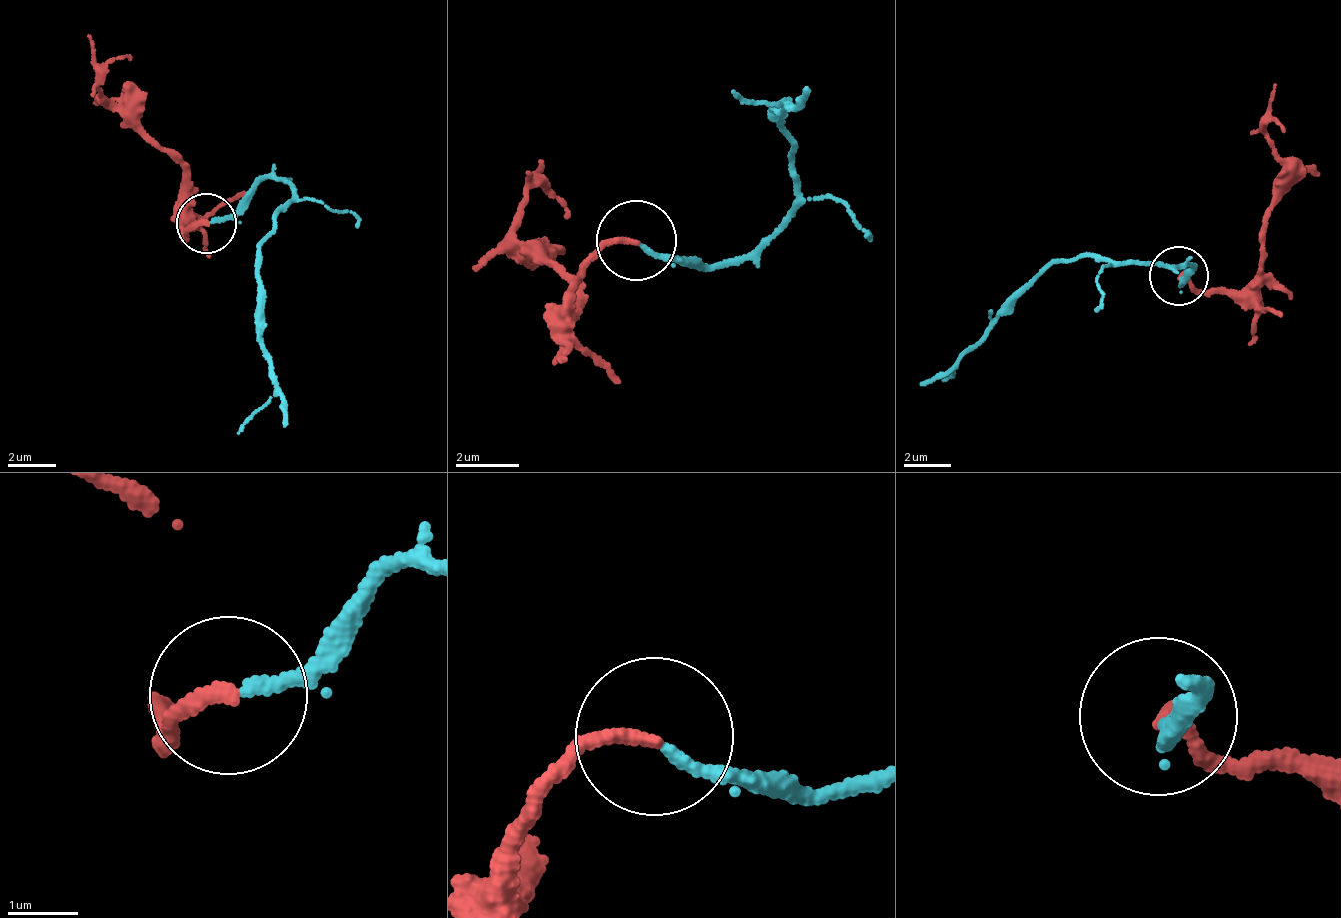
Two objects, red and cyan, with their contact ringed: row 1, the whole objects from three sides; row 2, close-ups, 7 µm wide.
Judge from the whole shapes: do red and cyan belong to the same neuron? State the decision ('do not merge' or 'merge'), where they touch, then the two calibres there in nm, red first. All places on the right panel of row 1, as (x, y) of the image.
merge; at (1179, 276); 200 nm thick on the red side, 160 nm on the other

